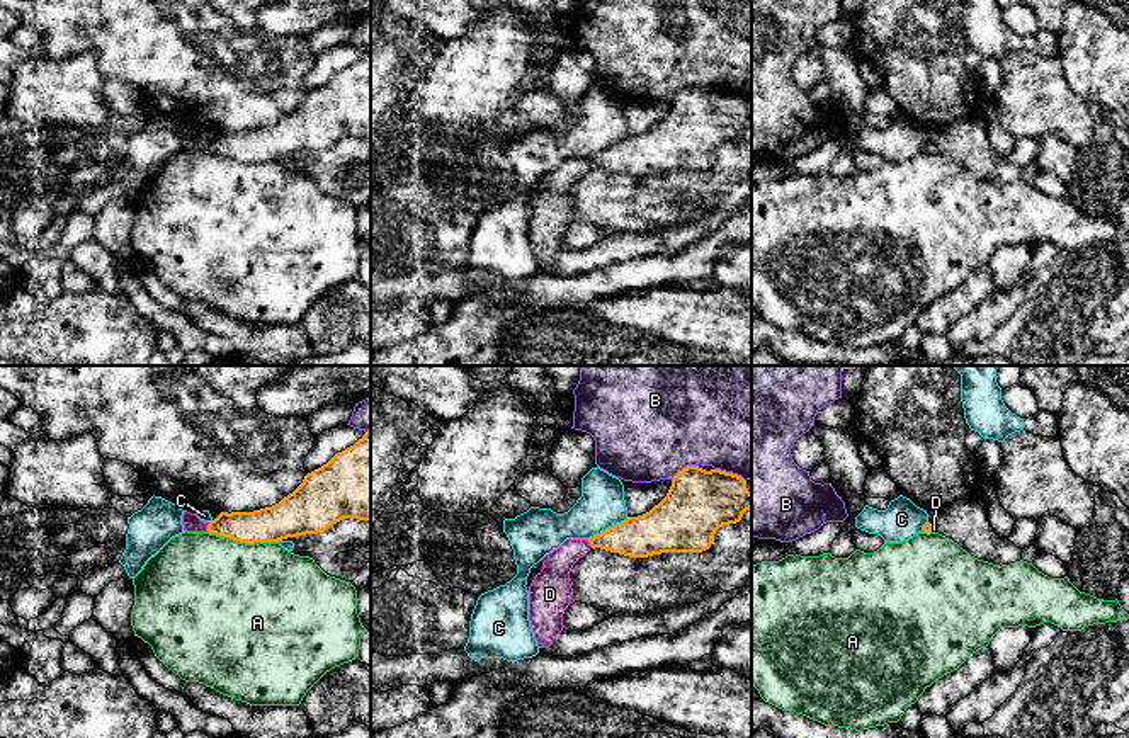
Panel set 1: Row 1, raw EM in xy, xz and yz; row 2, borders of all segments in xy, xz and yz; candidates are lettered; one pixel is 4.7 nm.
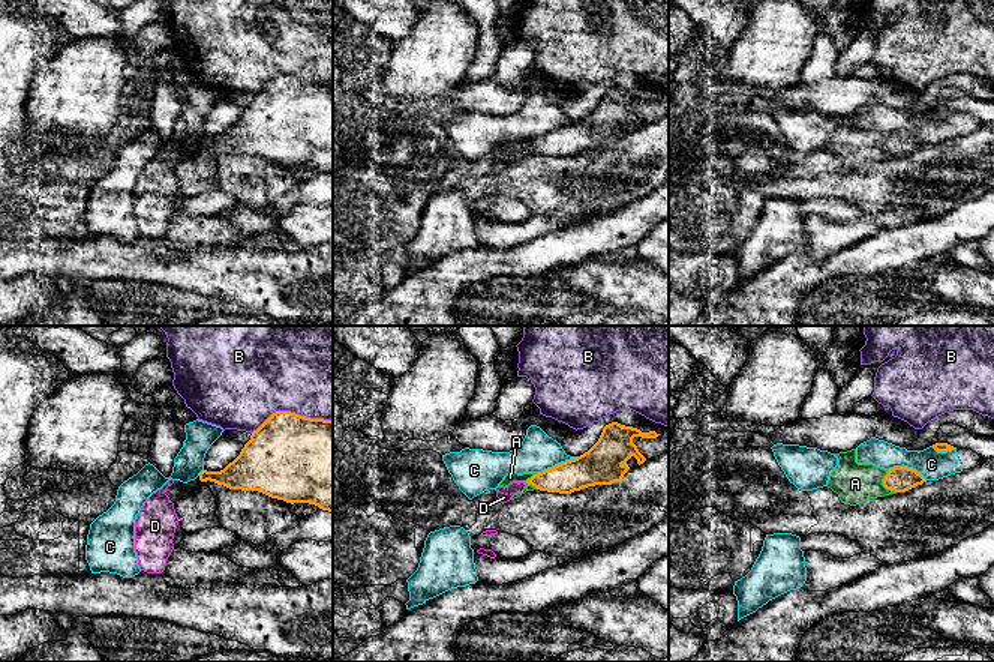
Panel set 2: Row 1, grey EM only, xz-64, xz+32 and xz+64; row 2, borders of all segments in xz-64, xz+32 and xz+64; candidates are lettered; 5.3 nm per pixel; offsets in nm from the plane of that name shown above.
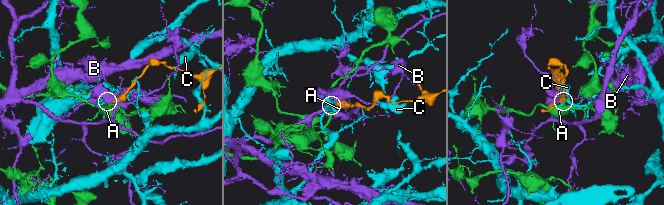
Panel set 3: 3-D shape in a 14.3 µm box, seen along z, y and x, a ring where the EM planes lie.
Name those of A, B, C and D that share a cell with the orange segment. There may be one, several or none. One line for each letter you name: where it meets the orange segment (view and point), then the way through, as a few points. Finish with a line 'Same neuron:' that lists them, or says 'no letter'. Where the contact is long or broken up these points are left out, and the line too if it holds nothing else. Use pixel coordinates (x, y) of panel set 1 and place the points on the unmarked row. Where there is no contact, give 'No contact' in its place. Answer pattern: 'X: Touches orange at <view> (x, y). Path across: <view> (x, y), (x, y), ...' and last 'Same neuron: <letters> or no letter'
D: Touches orange at xy (208, 147). Path across: xy (260, 145), (208, 147), (191, 141)
Same neuron: D

